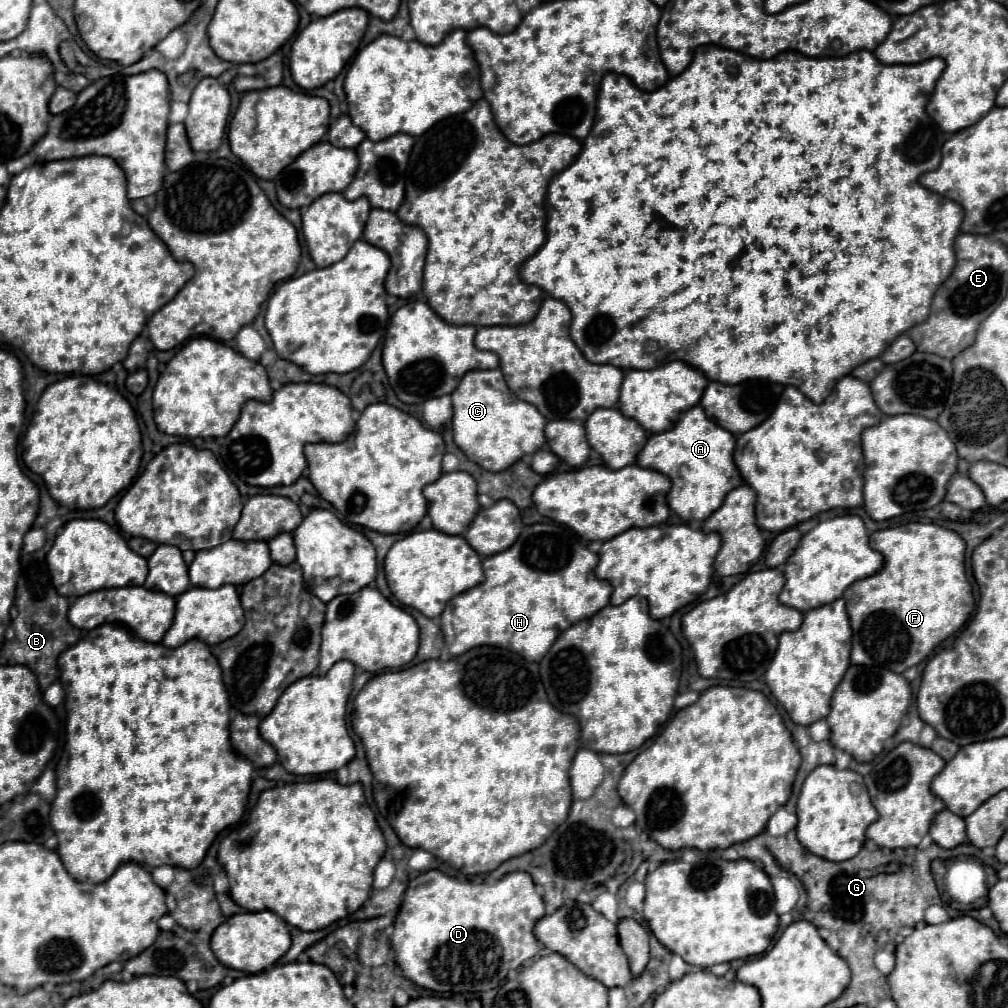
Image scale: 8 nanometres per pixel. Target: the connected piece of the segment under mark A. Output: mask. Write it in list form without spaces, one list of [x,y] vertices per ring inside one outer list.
[[[696,405],[688,409],[688,413],[680,415],[674,429],[652,435],[640,451],[636,463],[670,477],[672,489],[668,493],[668,505],[678,517],[686,523],[706,521],[720,507],[726,493],[742,485],[740,471],[734,463],[734,447],[736,437],[708,419],[704,409]]]

